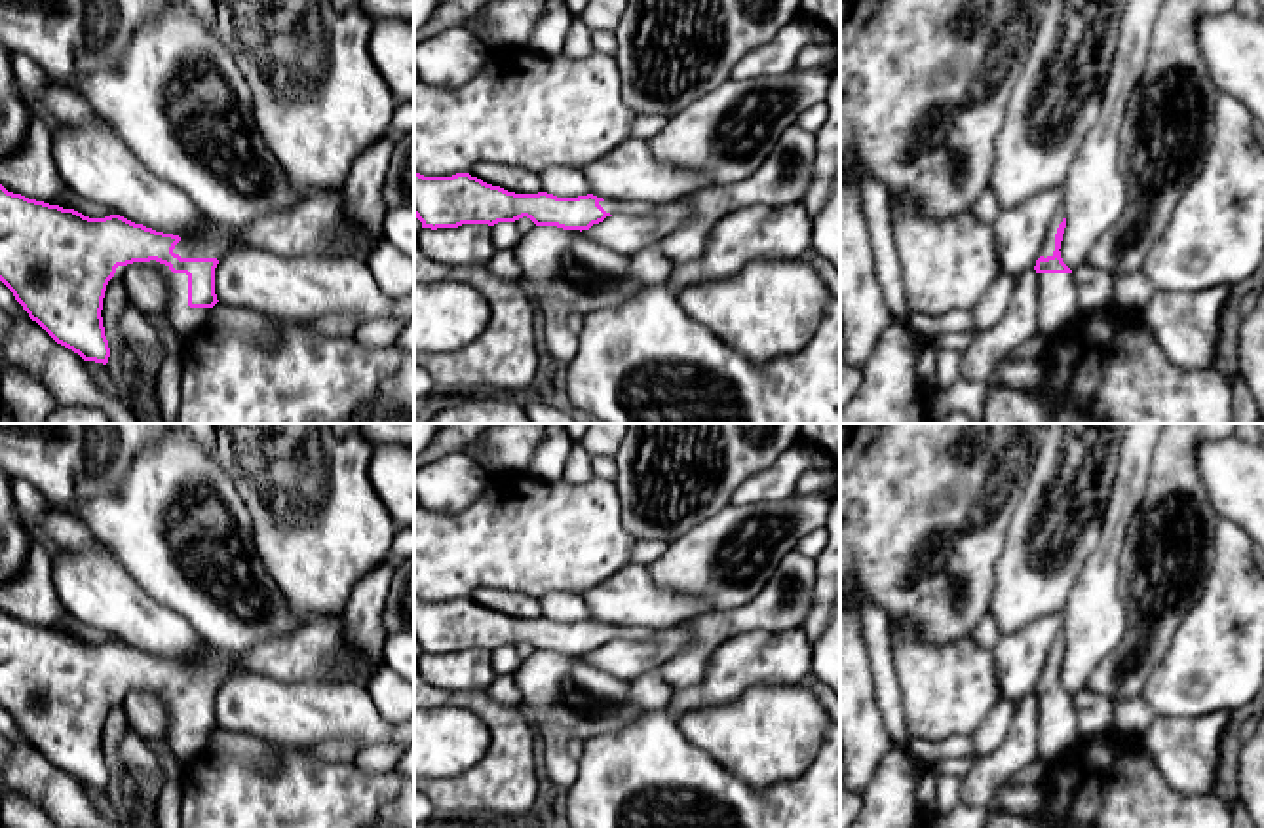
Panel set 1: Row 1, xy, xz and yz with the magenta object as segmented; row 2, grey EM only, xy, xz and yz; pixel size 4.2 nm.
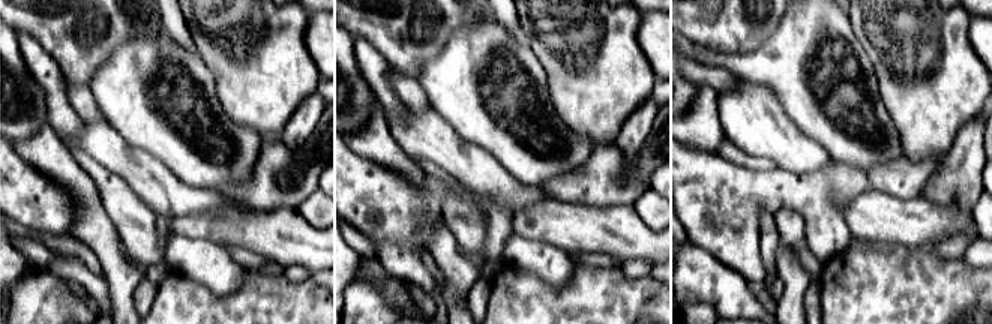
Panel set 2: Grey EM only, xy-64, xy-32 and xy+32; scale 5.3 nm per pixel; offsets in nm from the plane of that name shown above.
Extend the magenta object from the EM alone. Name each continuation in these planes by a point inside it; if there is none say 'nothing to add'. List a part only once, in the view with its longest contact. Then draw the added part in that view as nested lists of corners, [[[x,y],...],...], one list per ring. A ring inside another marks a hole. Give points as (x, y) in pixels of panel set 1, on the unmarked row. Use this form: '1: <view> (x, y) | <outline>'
1: xy (217, 665) | [[[203,640],[207,651],[203,661],[182,661],[173,678],[181,684],[222,684],[239,665],[239,659]]]
2: xy (187, 745) | [[[156,686],[150,687],[133,687],[133,689],[146,689],[160,695],[169,712],[169,729],[165,737],[165,746],[173,750],[182,763],[192,762],[211,741],[211,733],[190,733],[188,731],[188,701],[186,699],[173,699],[169,691],[160,689]]]

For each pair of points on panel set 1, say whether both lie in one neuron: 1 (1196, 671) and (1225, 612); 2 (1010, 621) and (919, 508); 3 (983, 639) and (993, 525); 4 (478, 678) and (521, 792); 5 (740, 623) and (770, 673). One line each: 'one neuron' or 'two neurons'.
1: one neuron
2: two neurons
3: two neurons
4: two neurons
5: two neurons

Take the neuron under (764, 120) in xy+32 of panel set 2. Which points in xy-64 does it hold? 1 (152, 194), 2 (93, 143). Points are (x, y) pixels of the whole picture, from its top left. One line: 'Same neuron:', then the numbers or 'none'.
Same neuron: 1, 2

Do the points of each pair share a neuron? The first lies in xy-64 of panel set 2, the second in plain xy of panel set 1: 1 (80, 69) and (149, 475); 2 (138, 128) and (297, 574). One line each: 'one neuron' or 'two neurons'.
1: two neurons
2: two neurons

